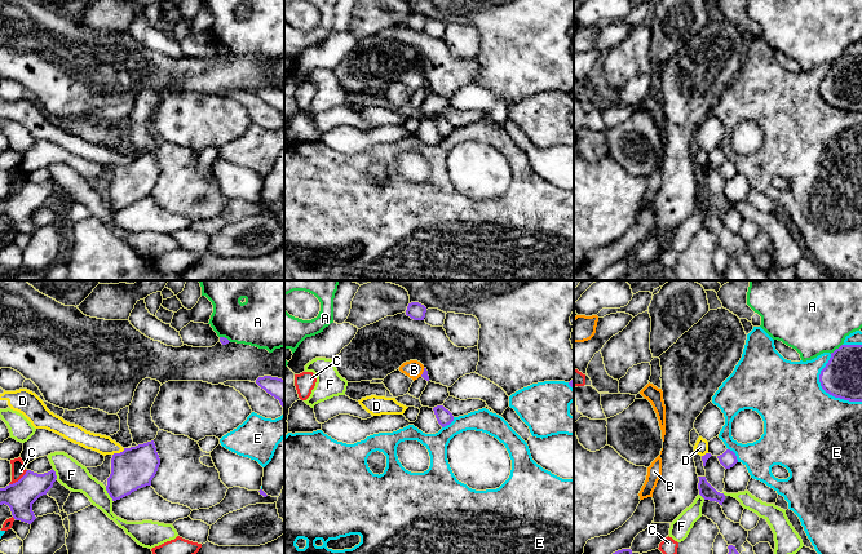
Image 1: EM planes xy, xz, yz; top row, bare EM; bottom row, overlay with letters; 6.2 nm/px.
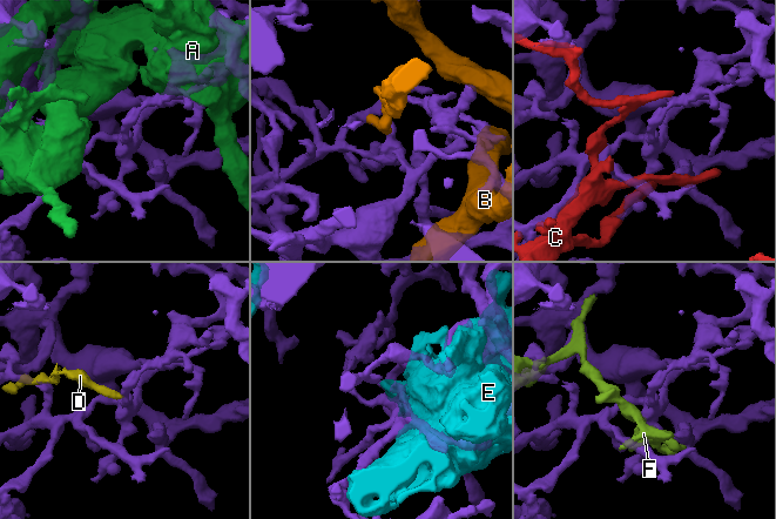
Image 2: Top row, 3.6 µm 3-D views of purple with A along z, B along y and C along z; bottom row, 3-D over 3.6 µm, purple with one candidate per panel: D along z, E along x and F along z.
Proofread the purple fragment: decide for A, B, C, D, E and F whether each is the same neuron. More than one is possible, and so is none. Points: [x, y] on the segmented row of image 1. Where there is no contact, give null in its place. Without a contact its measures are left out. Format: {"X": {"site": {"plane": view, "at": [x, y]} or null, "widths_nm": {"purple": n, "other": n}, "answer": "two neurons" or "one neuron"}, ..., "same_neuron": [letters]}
{"A": {"site": {"plane": "yz", "at": [836, 349]}, "widths_nm": {"purple": 260, "other": 480}, "answer": "two neurons"}, "B": {"site": {"plane": "xz", "at": [423, 372]}, "widths_nm": {"purple": 40, "other": 110}, "answer": "two neurons"}, "C": {"site": {"plane": "xy", "at": [20, 479]}, "widths_nm": {"purple": 190, "other": 90}, "answer": "two neurons"}, "D": {"site": {"plane": "xy", "at": [118, 453]}, "widths_nm": {"purple": 260, "other": 120}, "answer": "two neurons"}, "E": {"site": {"plane": "yz", "at": [825, 390]}, "widths_nm": {"purple": 260, "other": 500}, "answer": "two neurons"}, "F": {"site": {"plane": "xy", "at": [109, 493]}, "widths_nm": {"purple": 260, "other": 170}, "answer": "two neurons"}, "same_neuron": []}

